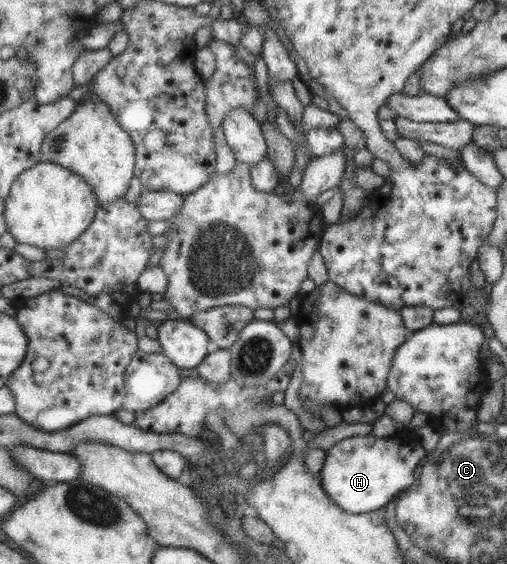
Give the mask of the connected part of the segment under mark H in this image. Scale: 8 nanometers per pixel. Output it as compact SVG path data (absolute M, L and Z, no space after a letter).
M352 435L334 442L329 449L325 449L325 457L322 468L319 472L319 481L322 490L327 497L340 510L349 512L350 514L360 514L370 512L370 510L382 509L389 500L397 499L399 495L407 491L407 487L412 484L414 476L414 468L420 464L426 451L418 444L406 444L406 446L398 446L392 448L392 440L386 438L376 438L376 436L368 435Z

